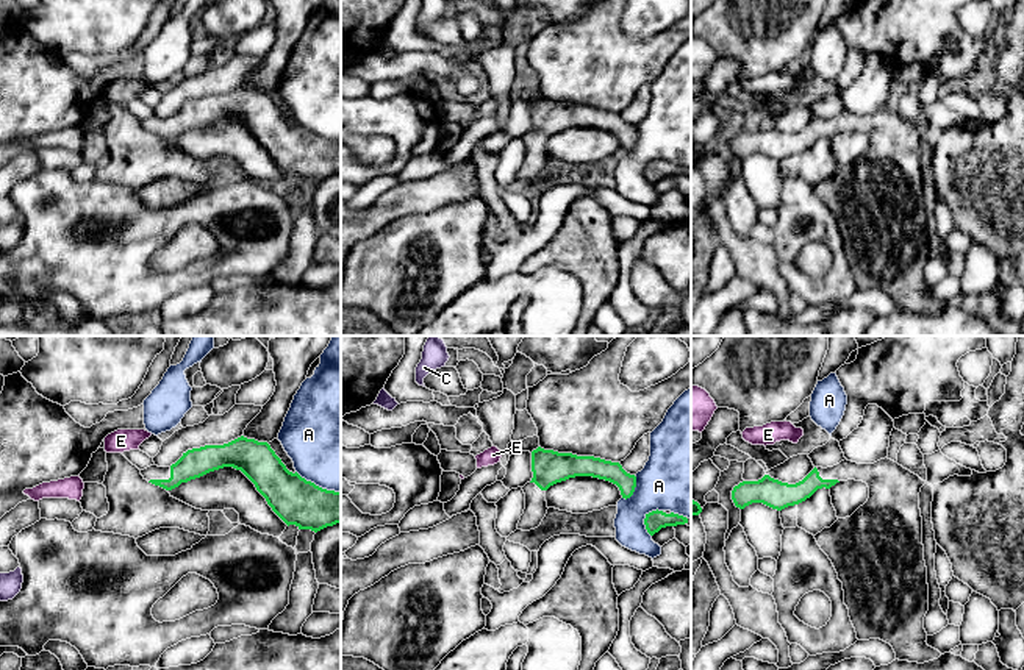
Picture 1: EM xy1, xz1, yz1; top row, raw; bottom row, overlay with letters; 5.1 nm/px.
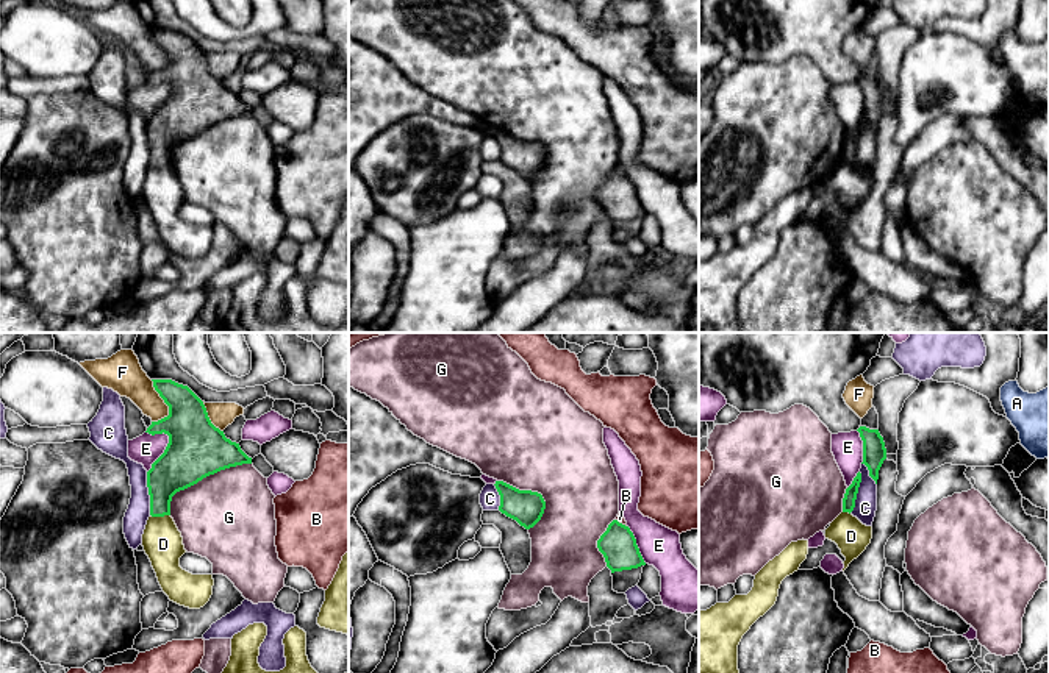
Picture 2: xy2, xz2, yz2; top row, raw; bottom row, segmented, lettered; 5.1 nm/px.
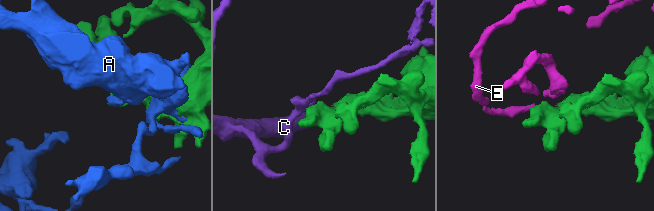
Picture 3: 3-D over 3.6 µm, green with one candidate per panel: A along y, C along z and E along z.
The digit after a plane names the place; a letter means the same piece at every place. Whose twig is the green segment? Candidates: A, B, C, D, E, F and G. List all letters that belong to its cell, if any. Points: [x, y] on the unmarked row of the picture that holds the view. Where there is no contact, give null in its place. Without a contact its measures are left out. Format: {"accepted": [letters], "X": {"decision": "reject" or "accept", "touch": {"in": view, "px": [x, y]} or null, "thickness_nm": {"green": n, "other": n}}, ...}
{"accepted": [], "A": {"decision": "reject", "touch": {"in": "xz1", "px": [644, 171]}, "thickness_nm": {"green": 100, "other": 320}}, "B": {"decision": "reject", "touch": {"in": "xz2", "px": [621, 174]}, "thickness_nm": {"green": 190, "other": 40}}, "C": {"decision": "reject", "touch": {"in": "xy2", "px": [149, 144]}, "thickness_nm": {"green": 240, "other": 120}}, "D": {"decision": "reject", "touch": {"in": "xy2", "px": [160, 166]}, "thickness_nm": {"green": 220, "other": 200}}, "E": {"decision": "reject", "touch": {"in": "xy2", "px": [164, 102]}, "thickness_nm": {"green": 300, "other": 150}}, "F": {"decision": "reject", "touch": {"in": "xy2", "px": [164, 52]}, "thickness_nm": {"green": 260, "other": 190}}, "G": {"decision": "reject", "touch": {"in": "xy2", "px": [202, 128]}, "thickness_nm": {"green": 300, "other": 480}}}

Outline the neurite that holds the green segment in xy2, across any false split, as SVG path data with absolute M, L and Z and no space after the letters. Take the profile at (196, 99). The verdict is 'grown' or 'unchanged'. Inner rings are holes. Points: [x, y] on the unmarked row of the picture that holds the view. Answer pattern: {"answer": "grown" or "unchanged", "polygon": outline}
{"answer": "unchanged", "polygon": "M152 30L155 41L169 56L169 66L152 72L145 83L167 84L164 103L147 122L150 166L170 166L172 147L220 120L252 114L239 97L216 78L203 52L172 30Z"}

